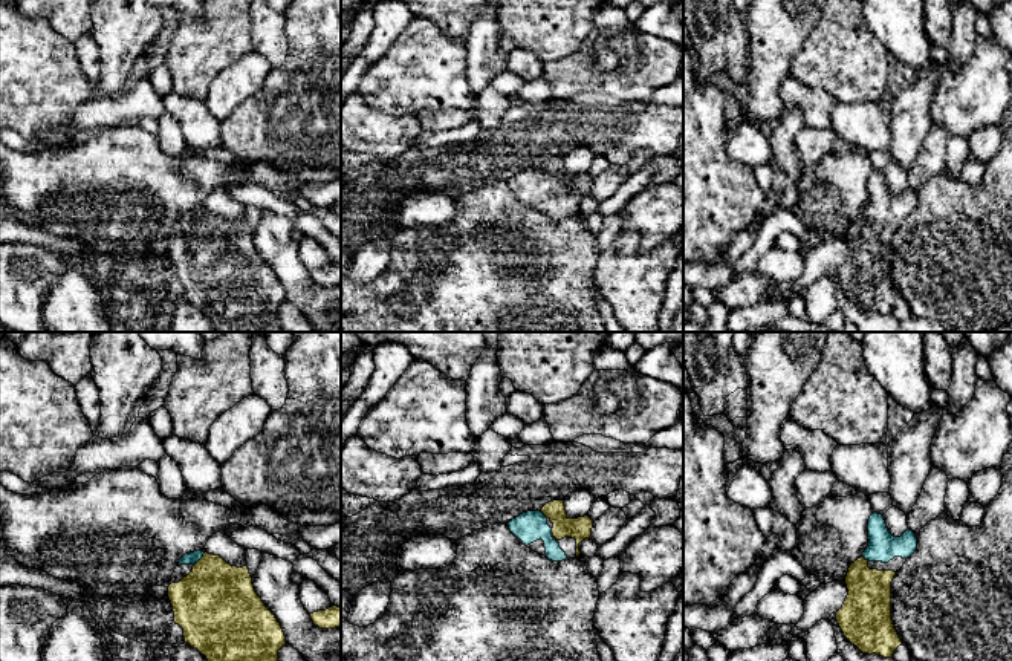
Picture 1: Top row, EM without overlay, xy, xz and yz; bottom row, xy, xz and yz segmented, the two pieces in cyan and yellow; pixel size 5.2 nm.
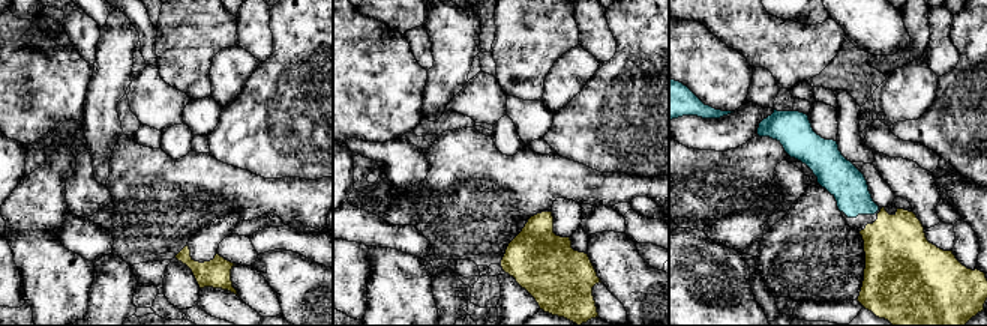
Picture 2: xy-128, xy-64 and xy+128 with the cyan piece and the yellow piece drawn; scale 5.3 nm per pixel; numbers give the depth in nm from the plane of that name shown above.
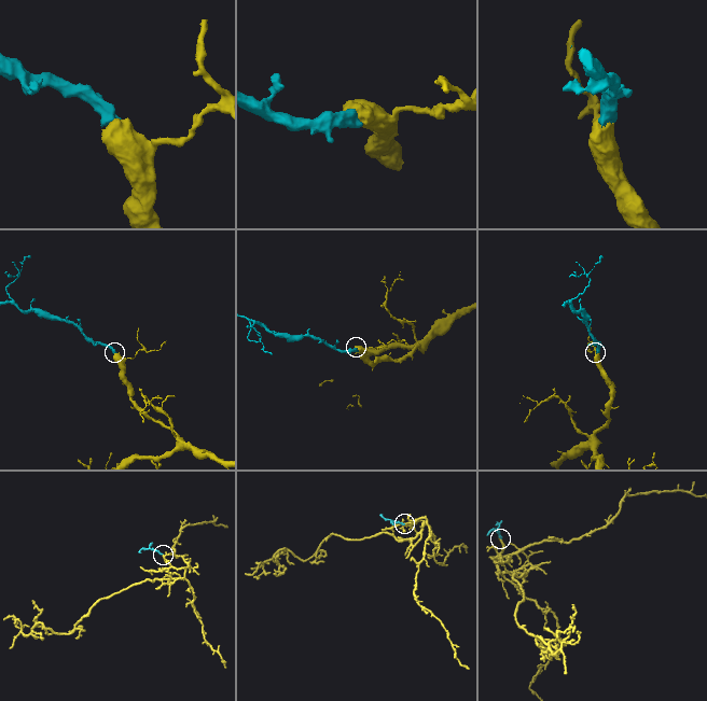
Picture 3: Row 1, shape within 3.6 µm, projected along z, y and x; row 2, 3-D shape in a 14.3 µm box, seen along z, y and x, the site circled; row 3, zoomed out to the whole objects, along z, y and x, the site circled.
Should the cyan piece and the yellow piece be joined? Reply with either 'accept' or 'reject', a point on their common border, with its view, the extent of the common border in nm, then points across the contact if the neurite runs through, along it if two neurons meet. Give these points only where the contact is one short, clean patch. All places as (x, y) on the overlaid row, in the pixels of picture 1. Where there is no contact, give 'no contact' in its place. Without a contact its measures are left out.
accept; meets cyan in xy at (201, 557); contact 80 nm long; runs through xy (193, 557), (201, 557), (211, 573), (216, 602)

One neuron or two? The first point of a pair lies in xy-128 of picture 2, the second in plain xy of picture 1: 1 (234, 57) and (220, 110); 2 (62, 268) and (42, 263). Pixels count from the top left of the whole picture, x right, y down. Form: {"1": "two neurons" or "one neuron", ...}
{"1": "one neuron", "2": "two neurons"}

